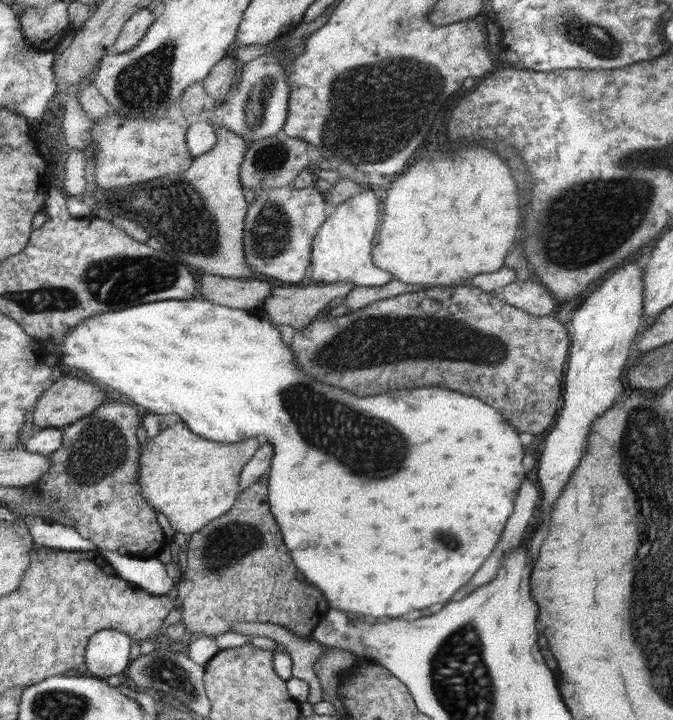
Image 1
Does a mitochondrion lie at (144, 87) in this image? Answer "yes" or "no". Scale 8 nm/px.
yes

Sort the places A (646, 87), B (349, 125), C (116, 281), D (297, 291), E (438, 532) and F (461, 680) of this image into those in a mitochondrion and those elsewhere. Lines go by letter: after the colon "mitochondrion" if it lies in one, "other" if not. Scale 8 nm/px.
A: other
B: mitochondrion
C: mitochondrion
D: other
E: mitochondrion
F: mitochondrion

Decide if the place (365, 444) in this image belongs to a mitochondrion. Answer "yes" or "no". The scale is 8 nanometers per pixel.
yes

